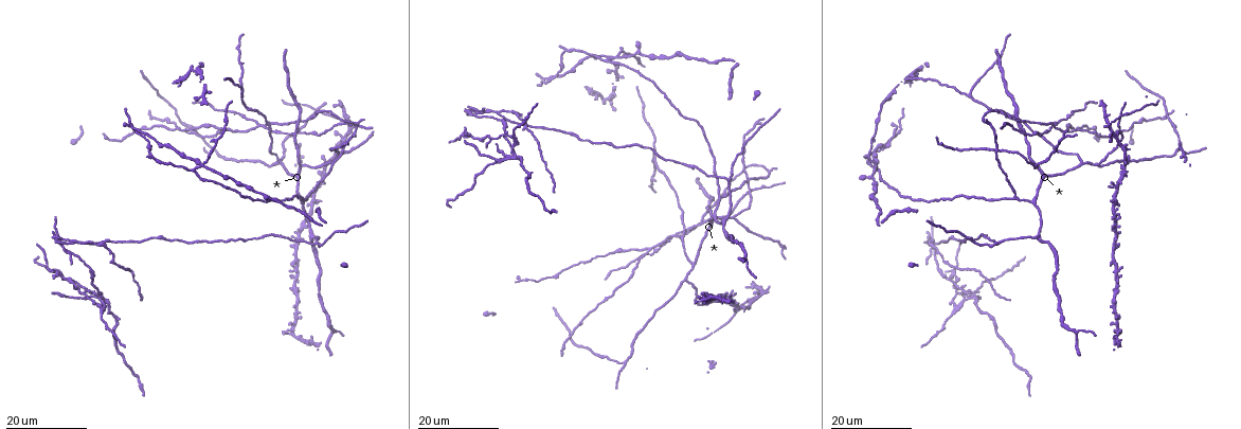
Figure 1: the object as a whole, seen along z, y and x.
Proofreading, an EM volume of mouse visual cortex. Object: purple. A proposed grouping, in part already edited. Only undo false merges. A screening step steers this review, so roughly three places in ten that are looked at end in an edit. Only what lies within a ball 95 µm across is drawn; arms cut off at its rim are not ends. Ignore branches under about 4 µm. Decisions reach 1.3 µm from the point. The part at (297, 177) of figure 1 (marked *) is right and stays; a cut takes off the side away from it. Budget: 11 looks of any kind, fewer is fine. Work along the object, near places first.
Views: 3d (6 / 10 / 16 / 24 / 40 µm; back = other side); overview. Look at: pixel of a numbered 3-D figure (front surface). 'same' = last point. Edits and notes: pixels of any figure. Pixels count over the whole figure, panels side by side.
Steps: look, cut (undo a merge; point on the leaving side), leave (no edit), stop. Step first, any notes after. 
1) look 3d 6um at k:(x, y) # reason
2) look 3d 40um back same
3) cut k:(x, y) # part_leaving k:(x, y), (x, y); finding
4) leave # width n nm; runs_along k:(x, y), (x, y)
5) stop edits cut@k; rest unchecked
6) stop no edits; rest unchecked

look 3d 24um at 1:(1032, 203) # small branch off a trunk

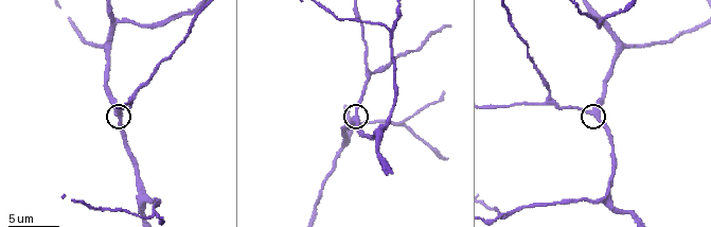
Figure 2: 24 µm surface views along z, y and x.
look 3d 6um at 2:(595, 112)

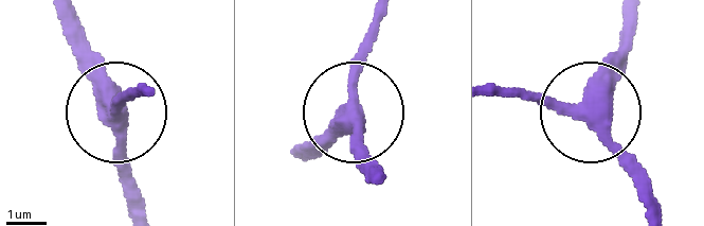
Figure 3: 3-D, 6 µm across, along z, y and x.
leave # arms 3; continuous, no second neuron

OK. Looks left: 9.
look 3d 6um at 2:(507, 215) # three arms meet

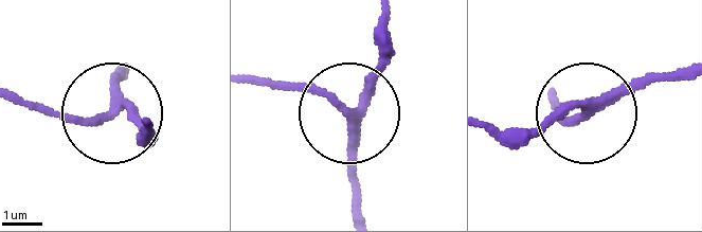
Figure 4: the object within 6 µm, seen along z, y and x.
leave # width 220 nm; runs_along 4:(686, 71), (635, 77), (517, 138); one neuron here

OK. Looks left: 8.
look 3d 16um at 1:(238, 131) # three-way junction

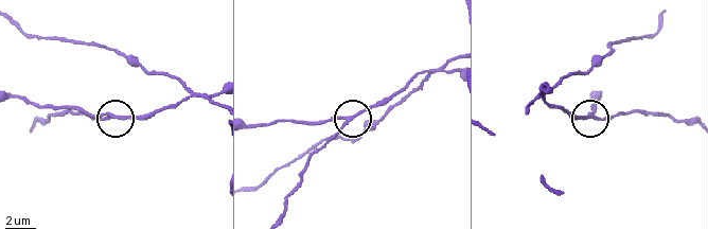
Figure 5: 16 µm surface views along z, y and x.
look 3d 6um at 5:(592, 116)

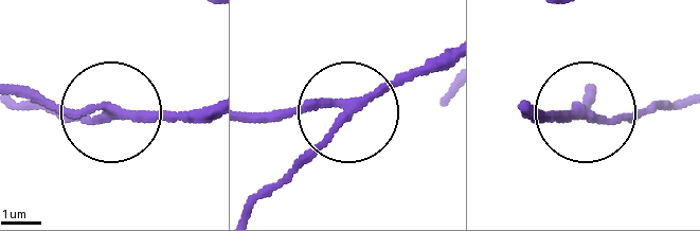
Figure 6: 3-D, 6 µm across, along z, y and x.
look 3d 6um back at 6:(99, 115)

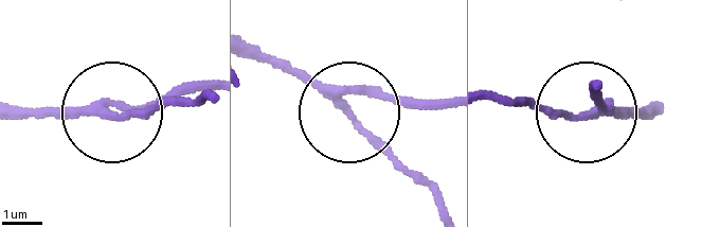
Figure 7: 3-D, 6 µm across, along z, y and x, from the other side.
leave # width 200 nm; runs_along 7:(14, 105), (145, 116), (182, 105); all the same neuron

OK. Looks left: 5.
look 3d 16um at 1:(263, 125) # three arms meet

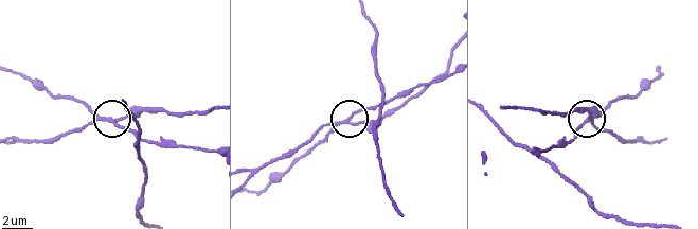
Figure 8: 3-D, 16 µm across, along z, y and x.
look 3d 10um at 8:(348, 116)

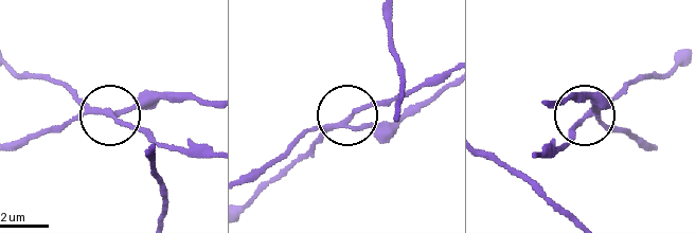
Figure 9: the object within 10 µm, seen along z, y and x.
cut 9:(72, 95) # part_leaving 9:(338, 125), (445, 81); two neurons meet here

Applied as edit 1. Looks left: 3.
look 3d 16um at 1:(876, 164) # four arms meet

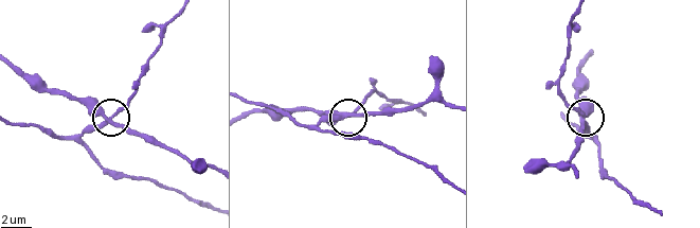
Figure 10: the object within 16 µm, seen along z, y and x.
look 3d 10um at 10:(106, 115)

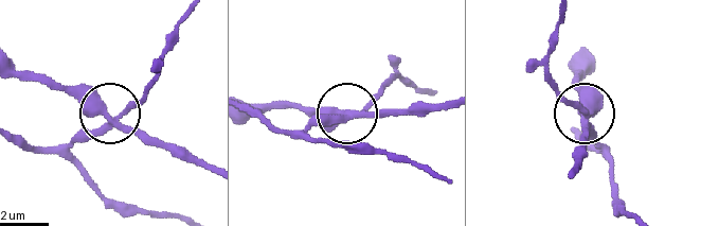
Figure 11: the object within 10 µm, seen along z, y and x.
look 3d 6um at 11:(106, 116) # zoom in

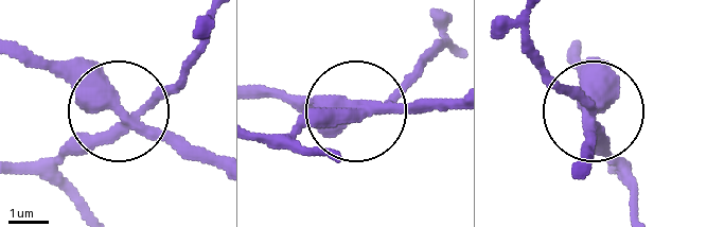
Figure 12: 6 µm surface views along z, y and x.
cut 12:(76, 97) # width 360 nm; part_leaving 12:(138, 120), (215, 154); two neurons meet here

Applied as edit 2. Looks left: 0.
stop edits cut@9, cut@12; rest unchecked

